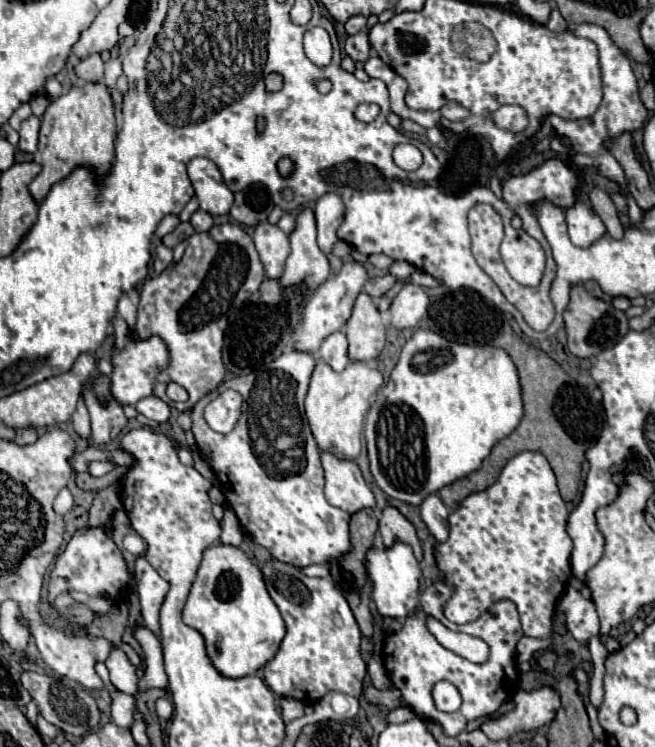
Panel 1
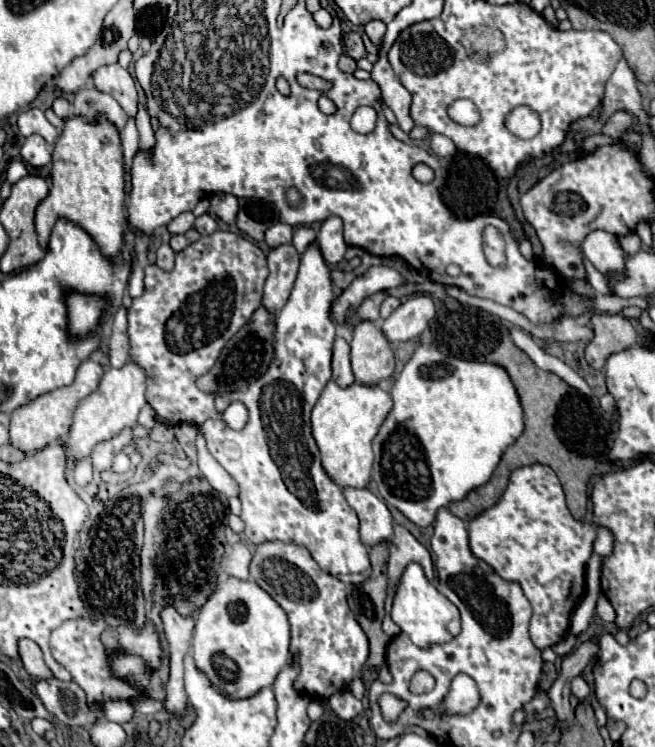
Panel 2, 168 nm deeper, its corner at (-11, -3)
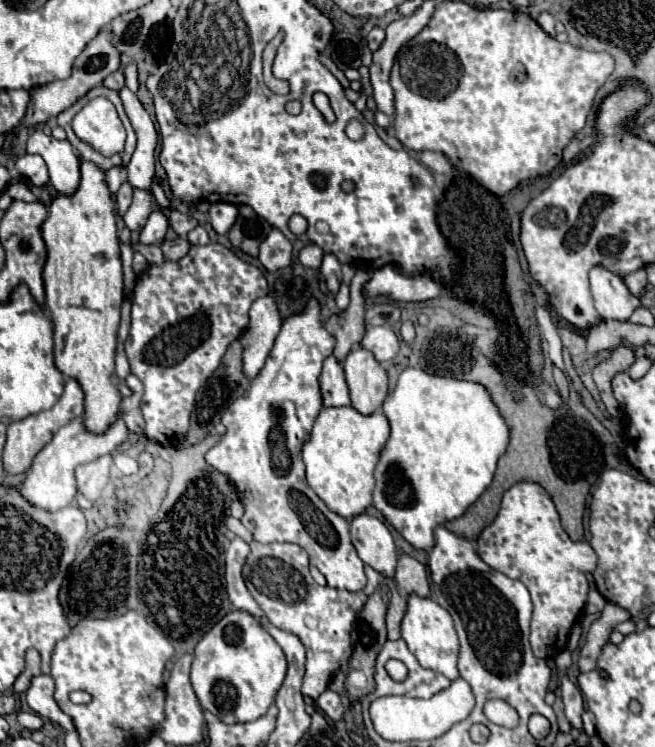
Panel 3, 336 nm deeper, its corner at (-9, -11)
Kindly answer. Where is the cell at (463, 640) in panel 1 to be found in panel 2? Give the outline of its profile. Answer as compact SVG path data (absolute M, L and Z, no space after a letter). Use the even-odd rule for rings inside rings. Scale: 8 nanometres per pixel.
M415 562L405 568L397 584L391 618L413 640L413 644L421 648L429 644L449 642L459 634L459 610L443 594L437 592L437 588L425 578L421 564L415 564Z

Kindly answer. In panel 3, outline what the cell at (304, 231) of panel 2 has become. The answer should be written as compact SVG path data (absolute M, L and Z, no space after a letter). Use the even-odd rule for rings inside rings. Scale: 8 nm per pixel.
M307 244L307 246L301 250L299 260L301 260L303 266L319 268L319 266L321 266L321 260L323 260L323 250L317 248L317 244Z

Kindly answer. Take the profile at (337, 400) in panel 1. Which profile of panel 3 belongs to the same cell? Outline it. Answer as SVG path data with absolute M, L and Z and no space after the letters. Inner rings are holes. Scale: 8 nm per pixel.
M351 406L321 410L311 432L311 440L303 446L303 462L307 468L309 486L331 512L337 512L341 518L349 520L373 504L373 472L387 438L389 422L383 412L363 416Z

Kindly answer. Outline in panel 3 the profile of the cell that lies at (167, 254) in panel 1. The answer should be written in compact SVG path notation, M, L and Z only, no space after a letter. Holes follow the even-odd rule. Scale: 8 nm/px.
M137 244L135 250L141 252L147 258L149 264L163 264L163 260L165 260L163 252L161 252L161 248L157 244Z

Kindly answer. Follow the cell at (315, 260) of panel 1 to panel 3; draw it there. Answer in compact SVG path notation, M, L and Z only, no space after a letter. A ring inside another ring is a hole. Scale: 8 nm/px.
M315 300L307 304L305 312L289 316L281 326L265 368L251 382L245 400L239 398L223 414L227 434L207 452L205 460L229 476L245 506L241 522L253 532L257 542L299 544L309 554L311 564L325 576L327 586L361 592L367 578L363 560L351 544L349 522L331 514L323 500L309 488L301 460L301 448L309 440L317 412L323 408L319 374L333 346L333 336L319 322L319 306Z

